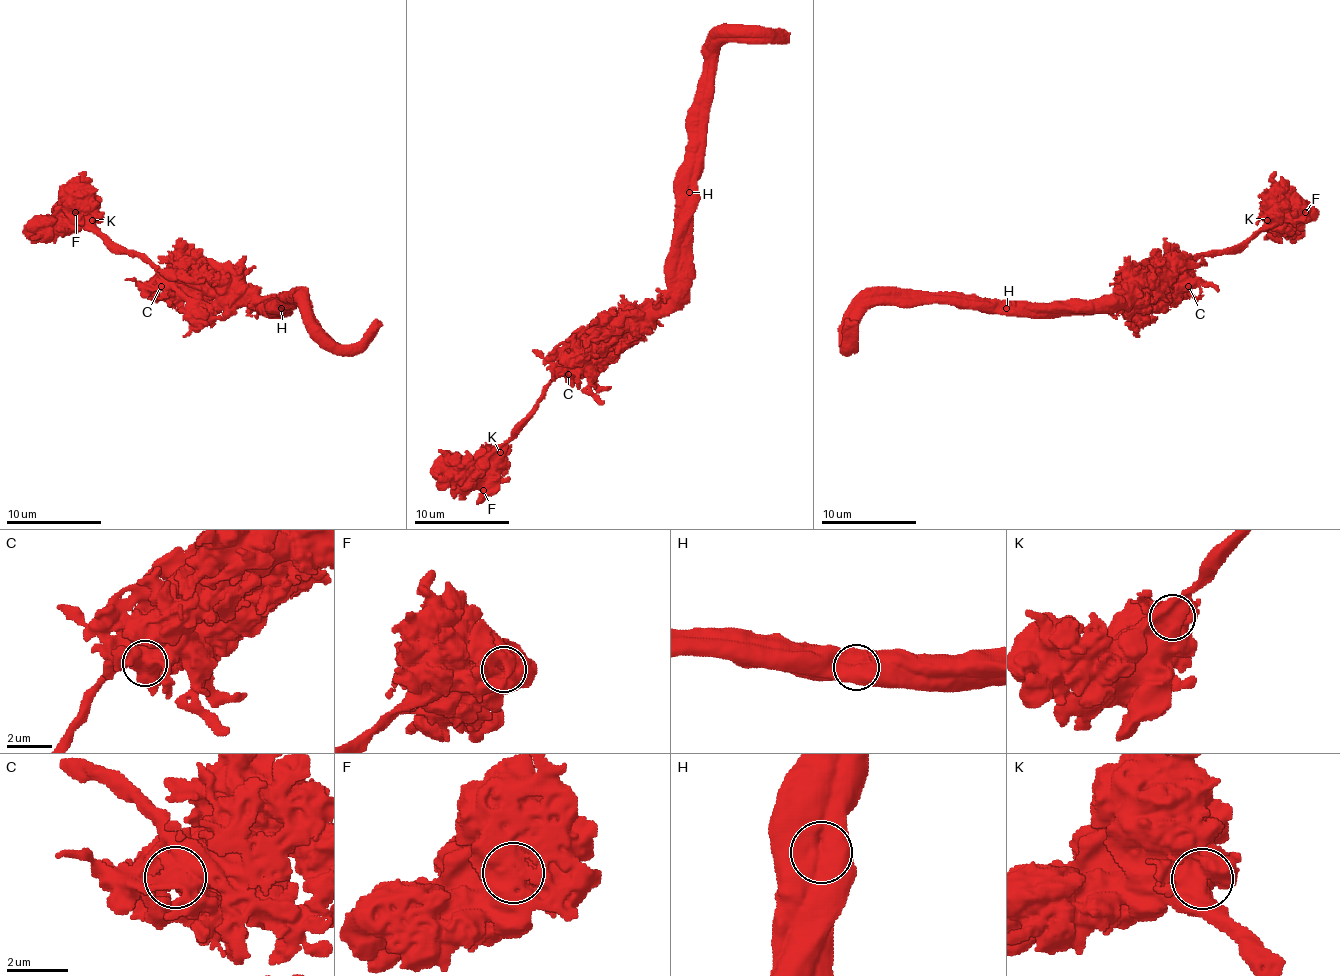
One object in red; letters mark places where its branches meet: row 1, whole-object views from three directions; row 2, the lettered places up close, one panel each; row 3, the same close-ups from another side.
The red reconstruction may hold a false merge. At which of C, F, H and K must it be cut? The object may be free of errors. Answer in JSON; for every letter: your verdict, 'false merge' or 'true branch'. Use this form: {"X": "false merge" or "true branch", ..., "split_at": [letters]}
{"C": "true branch", "F": "true branch", "H": "false merge", "K": "true branch", "split_at": ["H"]}

